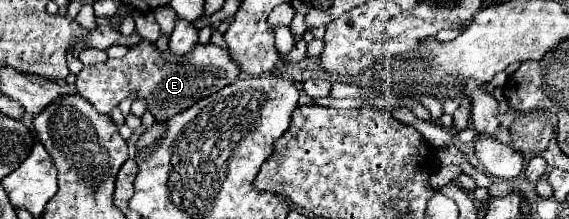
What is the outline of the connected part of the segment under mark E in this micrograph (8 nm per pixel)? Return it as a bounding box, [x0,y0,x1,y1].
[75,39,241,121]

